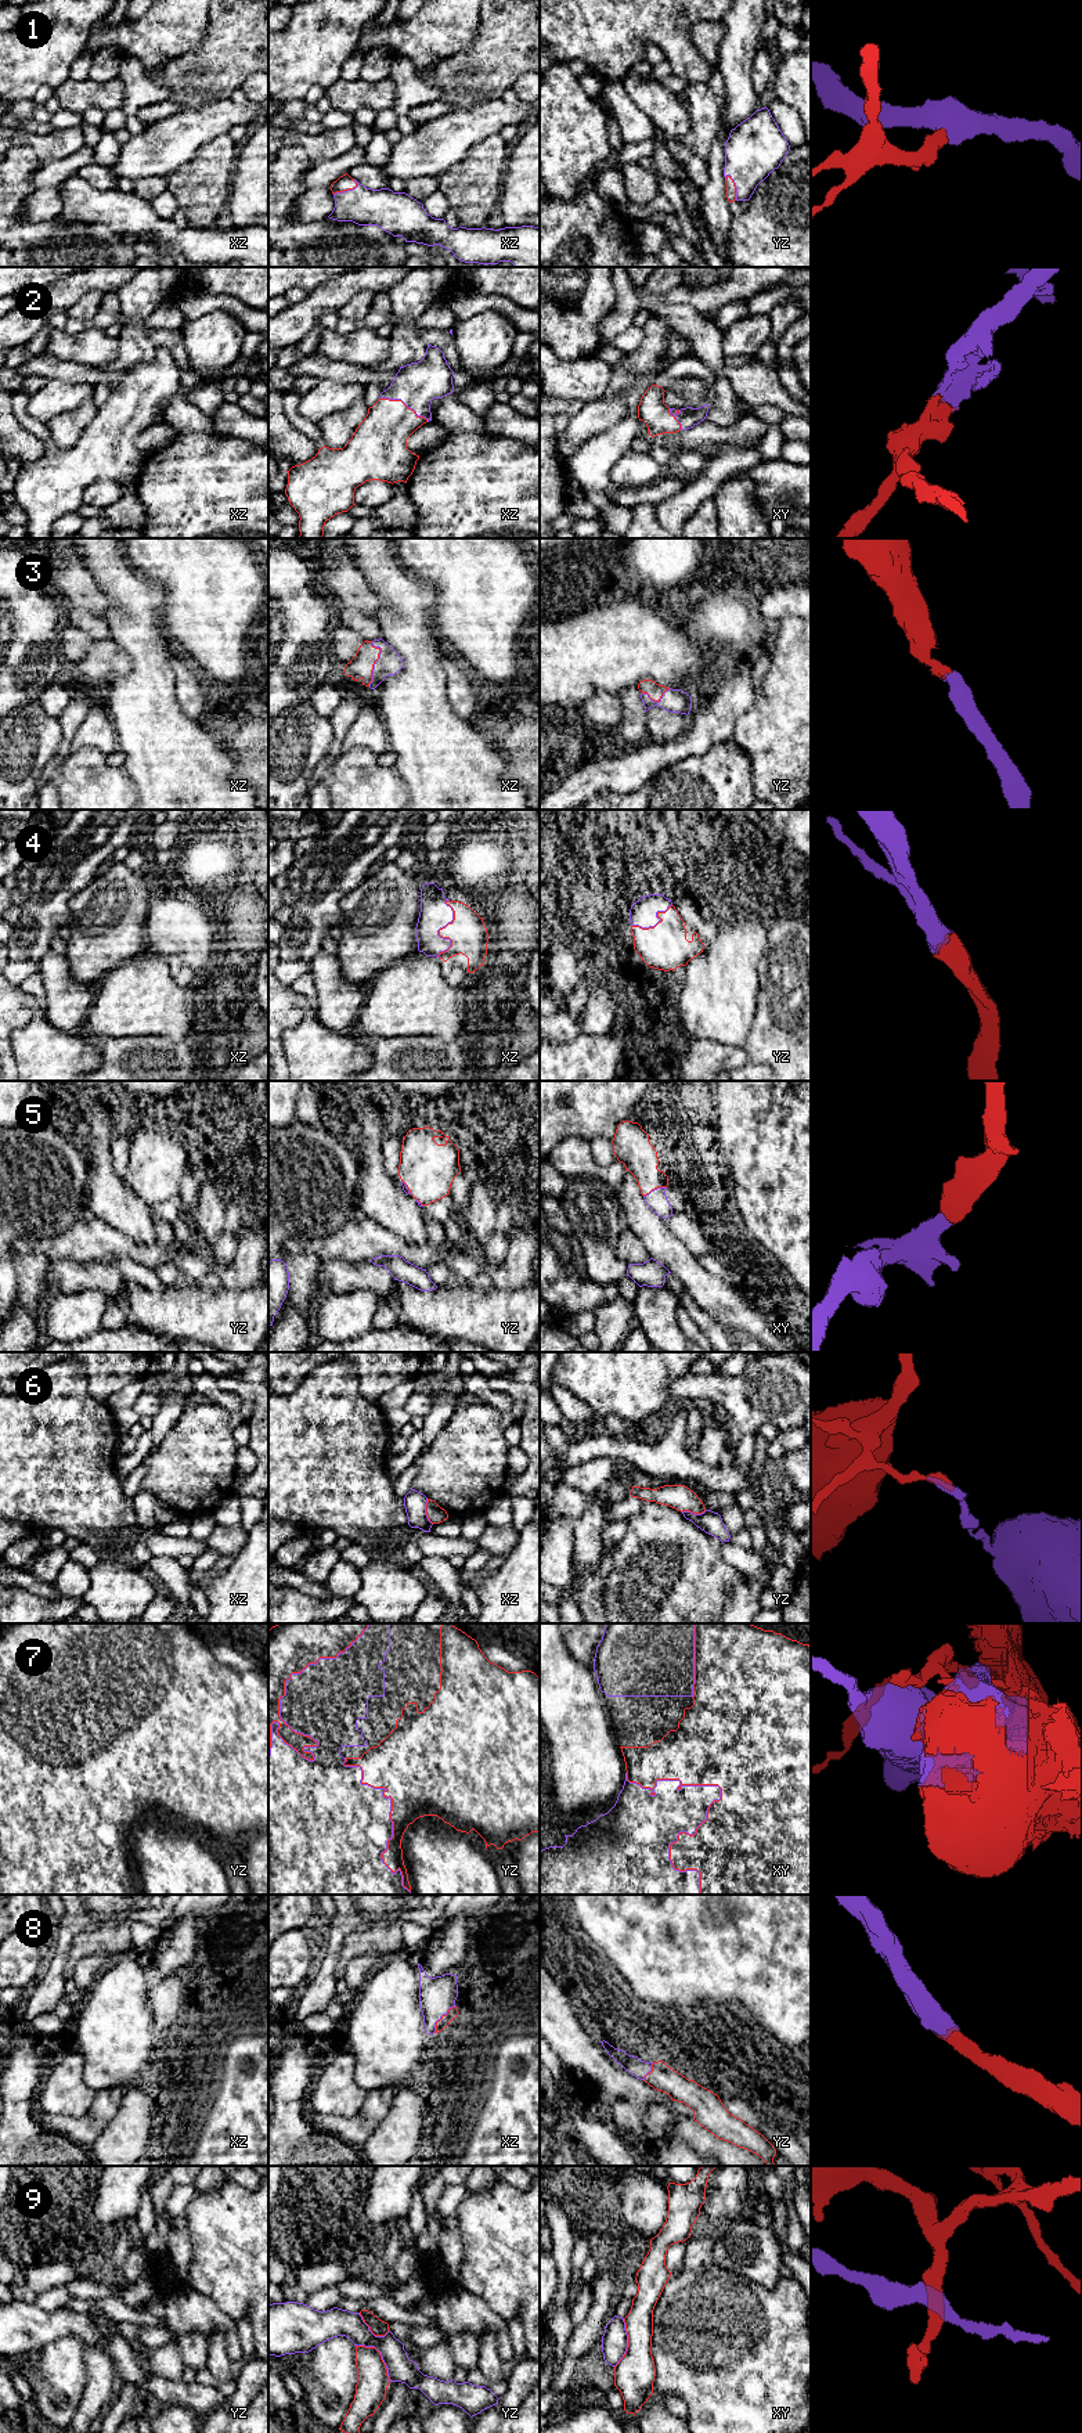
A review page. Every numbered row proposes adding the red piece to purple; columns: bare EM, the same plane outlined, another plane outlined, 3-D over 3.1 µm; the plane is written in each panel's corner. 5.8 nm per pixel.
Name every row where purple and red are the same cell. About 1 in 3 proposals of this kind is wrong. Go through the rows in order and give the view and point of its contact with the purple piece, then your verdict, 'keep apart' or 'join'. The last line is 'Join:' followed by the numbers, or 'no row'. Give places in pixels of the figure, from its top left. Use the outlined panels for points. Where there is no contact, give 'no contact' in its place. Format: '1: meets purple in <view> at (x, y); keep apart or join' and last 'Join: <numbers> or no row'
1: meets purple in yz at (735, 186); join
2: meets purple in xz at (404, 403); join
3: meets purple in xz at (375, 663); join
4: meets purple in xz at (439, 929); join
5: meets purple in xy at (655, 1189); join
6: meets purple in xz at (425, 1511); keep apart
7: meets purple in yz at (295, 1732); keep apart
8: meets purple in xz at (440, 2018); join
9: meets purple in yz at (381, 2354); keep apart
Join: 1, 2, 3, 4, 5, 8

